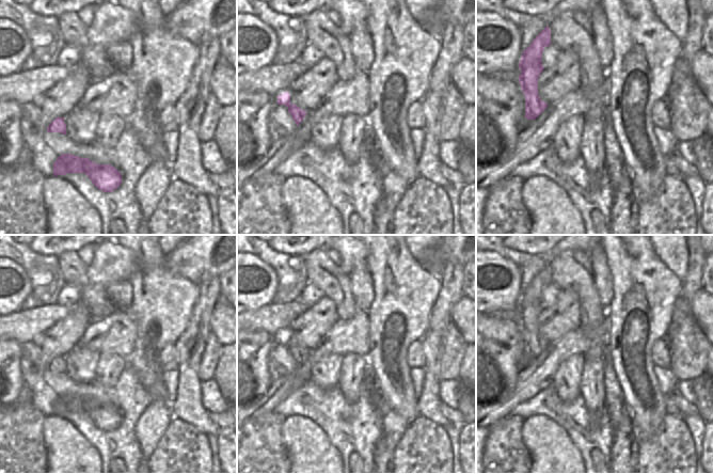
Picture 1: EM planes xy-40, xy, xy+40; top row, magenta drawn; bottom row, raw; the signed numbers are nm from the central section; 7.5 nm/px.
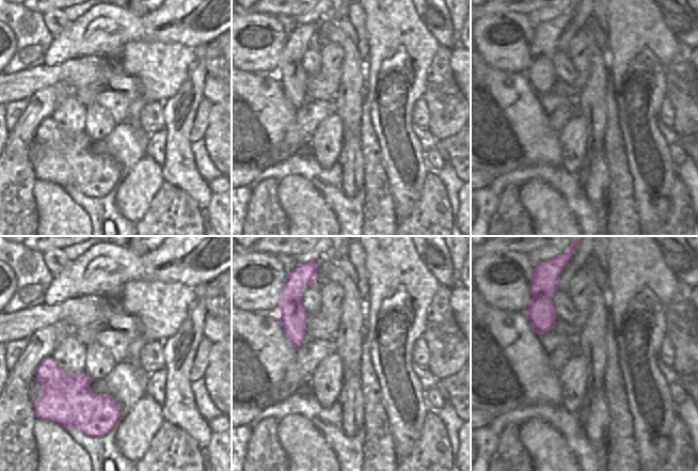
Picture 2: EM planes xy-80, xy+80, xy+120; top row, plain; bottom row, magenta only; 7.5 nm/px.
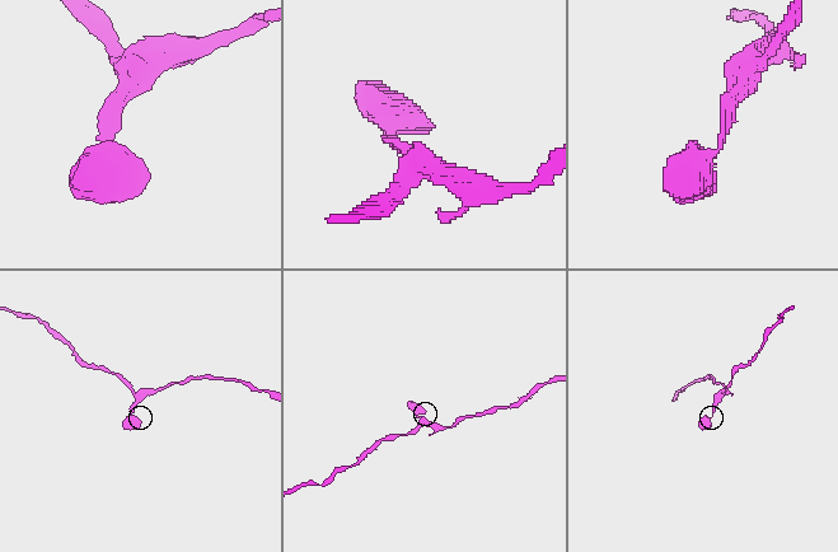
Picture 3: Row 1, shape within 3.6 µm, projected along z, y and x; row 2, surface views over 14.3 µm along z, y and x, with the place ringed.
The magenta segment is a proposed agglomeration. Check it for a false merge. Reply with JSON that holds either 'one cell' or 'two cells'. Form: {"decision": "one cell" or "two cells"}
{"decision": "one cell"}

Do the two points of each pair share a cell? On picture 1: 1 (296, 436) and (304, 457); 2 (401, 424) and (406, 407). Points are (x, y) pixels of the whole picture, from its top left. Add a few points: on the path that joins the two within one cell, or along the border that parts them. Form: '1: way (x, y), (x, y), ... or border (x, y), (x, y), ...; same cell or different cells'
1: way (301, 441), (304, 444), (304, 452); same cell
2: border (386, 409), (398, 413), (408, 424); different cells

